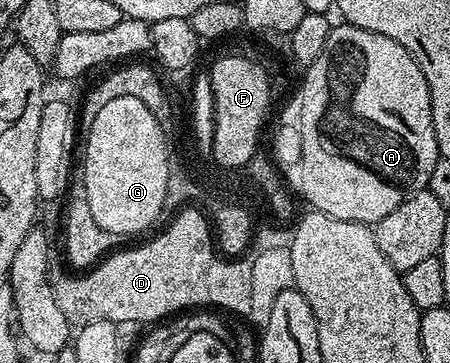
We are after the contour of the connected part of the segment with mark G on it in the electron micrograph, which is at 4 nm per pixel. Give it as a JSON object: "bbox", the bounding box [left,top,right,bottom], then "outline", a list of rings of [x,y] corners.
{"bbox":[82,96,170,236],"outline":[[[118,96],[118,100],[110,100],[106,104],[102,104],[102,108],[98,108],[98,116],[94,116],[94,124],[90,124],[90,128],[86,131],[85,138],[88,139],[85,142],[83,139],[82,142],[82,150],[84,146],[84,186],[82,186],[82,192],[86,196],[86,204],[90,208],[90,213],[94,215],[94,221],[98,223],[98,228],[106,228],[106,232],[114,232],[117,236],[140,234],[156,217],[161,217],[170,155],[170,145],[168,146],[164,136],[166,137],[165,127],[154,116],[154,112],[150,112],[150,108],[146,108],[146,104],[142,104],[142,100],[134,100],[134,96]]]}

